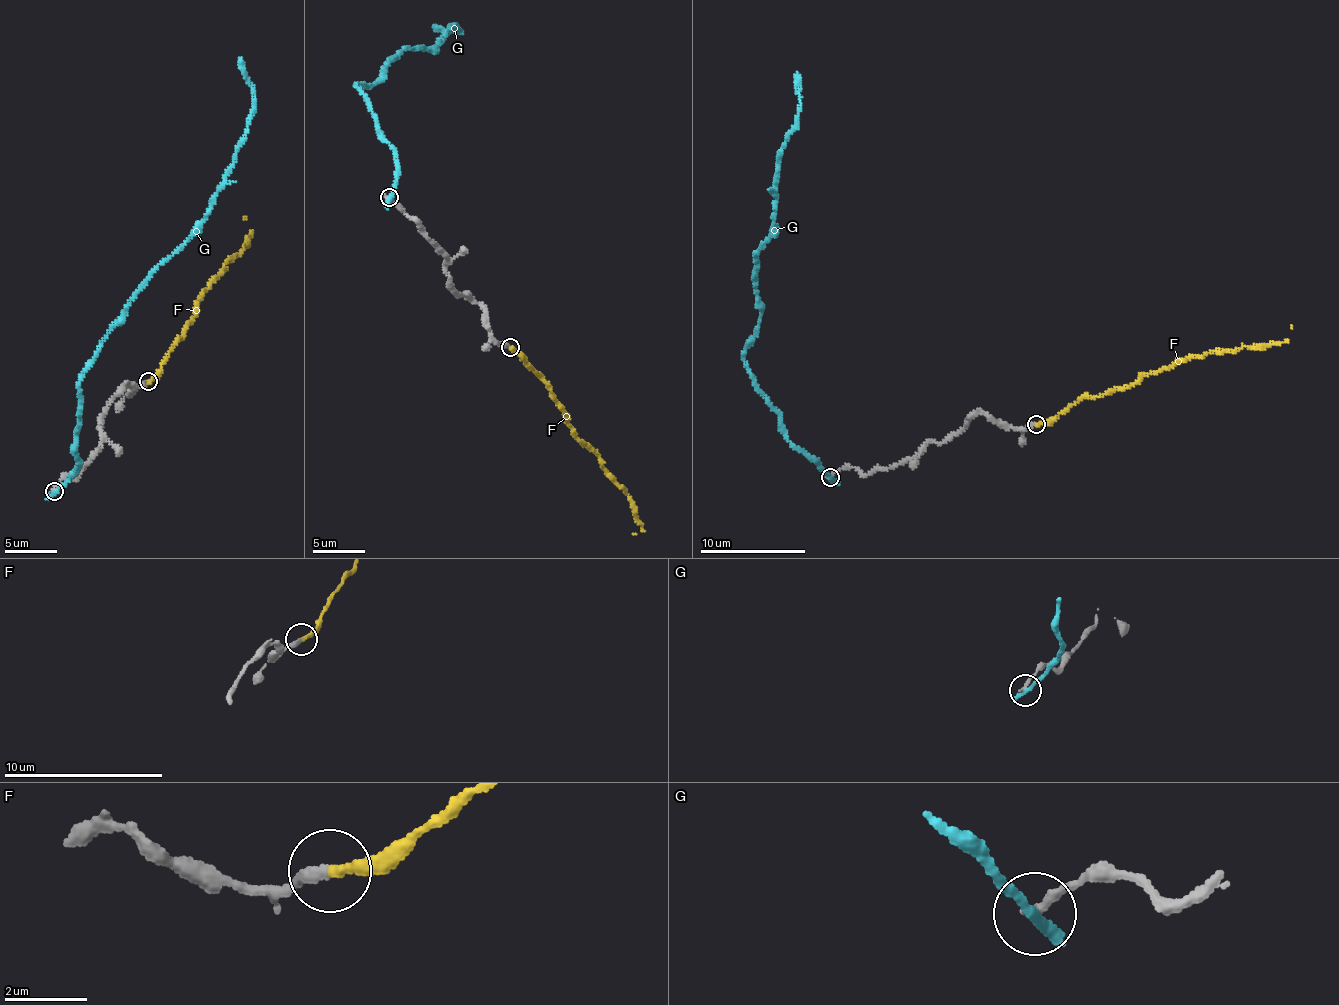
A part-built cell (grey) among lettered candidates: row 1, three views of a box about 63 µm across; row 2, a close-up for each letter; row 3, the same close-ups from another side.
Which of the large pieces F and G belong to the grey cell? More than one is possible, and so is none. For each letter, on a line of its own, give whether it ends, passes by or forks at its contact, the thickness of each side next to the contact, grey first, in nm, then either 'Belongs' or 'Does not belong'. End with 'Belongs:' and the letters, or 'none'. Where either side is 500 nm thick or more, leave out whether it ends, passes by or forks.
F: It ends there. Thickness 280 nm (grey) against 220 nm. Belongs
G: It ends there. Thickness 240 nm (grey) against 320 nm. Does not belong
Belongs: F

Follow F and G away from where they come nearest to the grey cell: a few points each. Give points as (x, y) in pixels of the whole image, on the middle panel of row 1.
F: (510, 346), (539, 377), (572, 432), (597, 455), (601, 467), (624, 490), (642, 528), (632, 533)
G: (390, 197), (392, 148), (353, 84), (367, 87), (385, 61), (428, 48), (452, 25), (458, 32), (432, 27)

